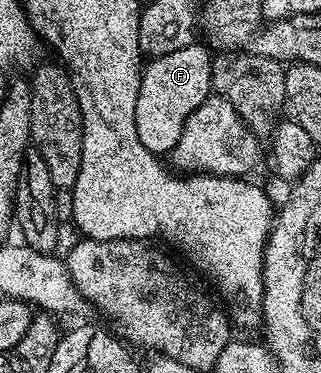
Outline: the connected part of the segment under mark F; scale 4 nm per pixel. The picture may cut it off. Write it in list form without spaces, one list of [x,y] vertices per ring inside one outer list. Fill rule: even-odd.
[[[194,41],[185,49],[165,53],[165,57],[157,57],[144,66],[136,99],[135,121],[141,145],[154,155],[166,156],[177,145],[189,113],[193,113],[193,109],[212,94],[212,58],[212,52],[202,42]]]

